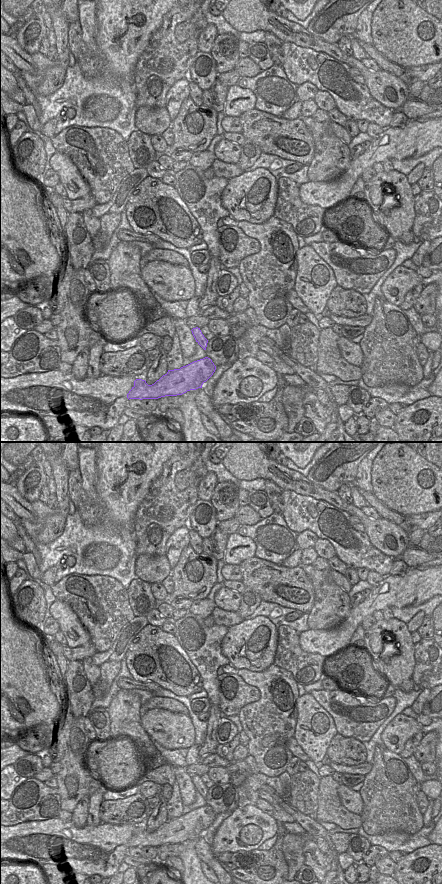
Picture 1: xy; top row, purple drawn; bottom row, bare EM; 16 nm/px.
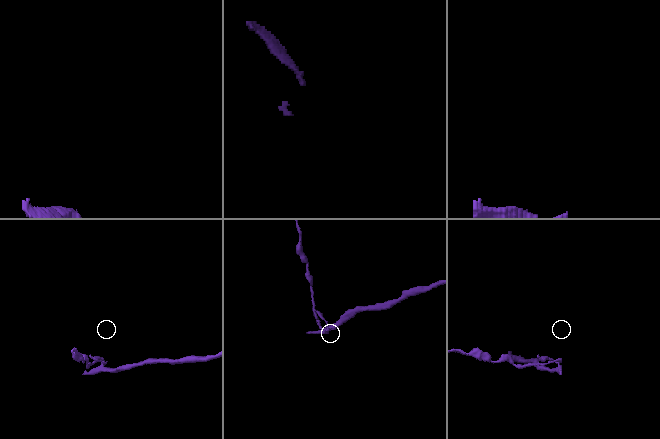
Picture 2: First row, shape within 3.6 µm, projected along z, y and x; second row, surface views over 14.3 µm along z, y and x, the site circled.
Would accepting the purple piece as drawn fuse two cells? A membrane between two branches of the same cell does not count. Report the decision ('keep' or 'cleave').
cleave

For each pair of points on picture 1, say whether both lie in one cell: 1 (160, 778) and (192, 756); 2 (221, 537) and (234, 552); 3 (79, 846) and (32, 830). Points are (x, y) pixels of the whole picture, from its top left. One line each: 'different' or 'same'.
1: different
2: different
3: same

